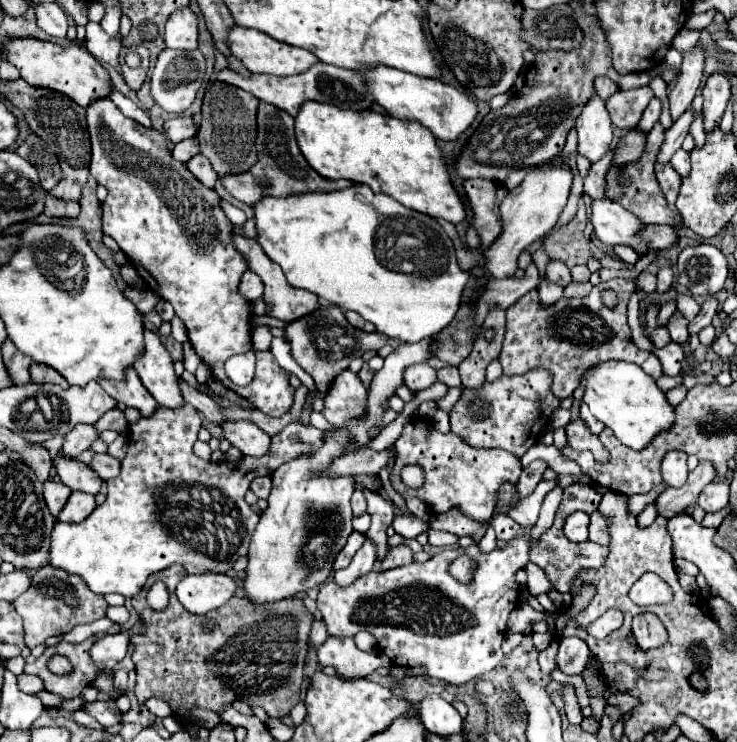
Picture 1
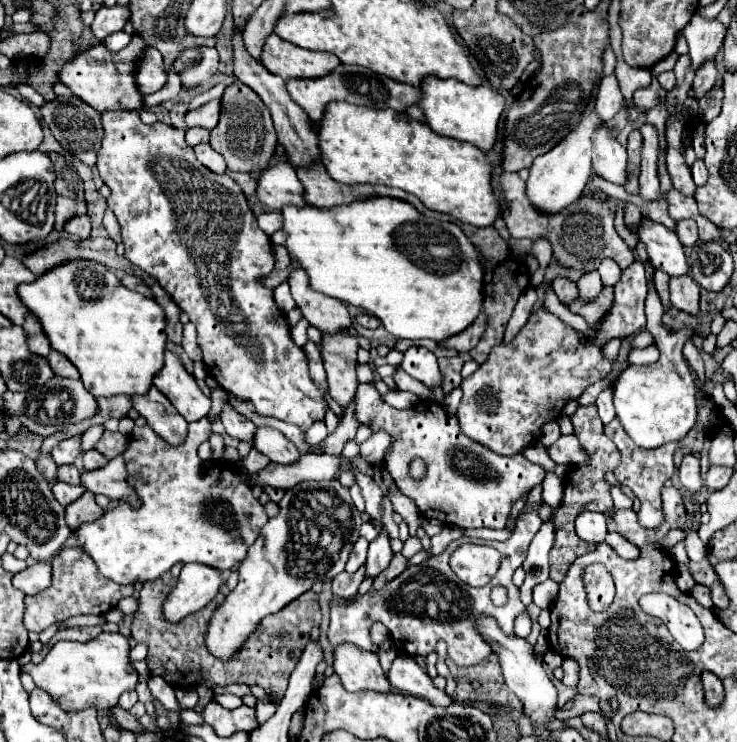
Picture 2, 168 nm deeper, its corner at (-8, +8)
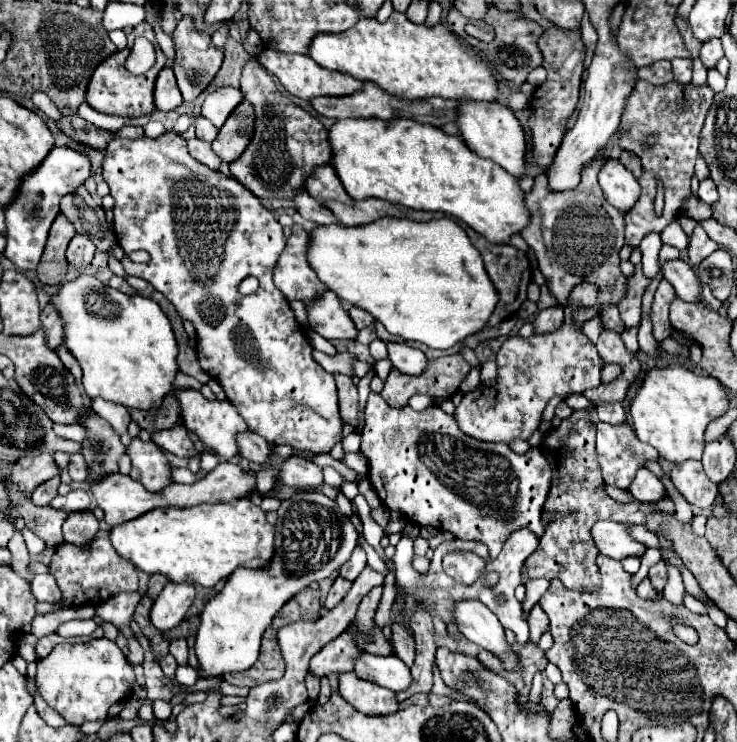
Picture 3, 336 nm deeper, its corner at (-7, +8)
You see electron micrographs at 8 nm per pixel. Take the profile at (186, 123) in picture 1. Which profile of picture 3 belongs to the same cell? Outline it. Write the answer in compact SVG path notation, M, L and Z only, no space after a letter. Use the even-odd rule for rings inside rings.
M219 88L203 102L201 116L209 118L217 128L221 128L239 102L243 102L243 94L237 88Z

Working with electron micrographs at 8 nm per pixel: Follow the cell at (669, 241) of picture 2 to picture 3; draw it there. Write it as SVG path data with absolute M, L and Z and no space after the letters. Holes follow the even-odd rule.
M681 258L673 262L665 262L663 276L673 284L677 296L685 302L701 302L701 282L697 280L691 264Z

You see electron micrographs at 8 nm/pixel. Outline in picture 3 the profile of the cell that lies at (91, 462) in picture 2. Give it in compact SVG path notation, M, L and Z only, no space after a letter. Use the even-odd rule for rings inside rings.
M79 452L69 456L67 472L69 472L71 480L75 480L75 482L83 482L83 480L87 480L87 472L89 472L89 470L87 470L87 464L85 464L85 460L83 460L83 456L81 456Z

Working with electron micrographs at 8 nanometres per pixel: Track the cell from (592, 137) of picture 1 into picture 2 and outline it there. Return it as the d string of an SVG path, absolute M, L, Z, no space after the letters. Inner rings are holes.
M600 126L594 132L592 168L614 184L624 184L626 180L626 148L616 140L608 126Z

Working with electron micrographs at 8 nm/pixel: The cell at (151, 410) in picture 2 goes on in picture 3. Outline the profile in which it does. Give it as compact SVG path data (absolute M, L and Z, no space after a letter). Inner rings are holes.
M177 424L177 426L169 428L169 430L155 432L155 434L151 436L151 440L153 440L159 448L163 448L163 450L167 450L167 452L179 456L179 458L193 458L193 456L199 456L199 454L201 454L201 452L193 446L193 442L189 440L187 430L185 430L183 424Z

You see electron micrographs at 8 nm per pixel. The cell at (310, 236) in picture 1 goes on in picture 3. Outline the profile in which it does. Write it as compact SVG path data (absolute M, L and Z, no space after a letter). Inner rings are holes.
M381 218L365 226L319 226L311 234L309 264L319 280L329 286L341 300L365 308L379 320L387 332L407 342L421 342L429 348L451 348L467 336L479 332L491 318L499 294L491 284L483 260L467 240L467 234L453 220L413 222L409 218Z

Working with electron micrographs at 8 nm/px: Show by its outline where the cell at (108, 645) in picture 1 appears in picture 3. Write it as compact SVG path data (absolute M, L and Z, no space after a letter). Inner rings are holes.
M107 638L89 640L85 644L59 644L43 660L37 660L37 684L43 700L59 712L69 724L87 720L105 720L111 704L127 700L133 692L133 666L127 662L119 646Z

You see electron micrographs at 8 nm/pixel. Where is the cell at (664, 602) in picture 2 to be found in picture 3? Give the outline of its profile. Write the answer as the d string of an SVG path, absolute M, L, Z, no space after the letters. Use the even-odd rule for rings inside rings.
M675 624L673 626L673 632L675 632L675 636L677 638L681 638L683 642L687 642L687 644L695 644L697 642L697 632L695 632L695 628L691 628L691 626L683 626L683 624Z

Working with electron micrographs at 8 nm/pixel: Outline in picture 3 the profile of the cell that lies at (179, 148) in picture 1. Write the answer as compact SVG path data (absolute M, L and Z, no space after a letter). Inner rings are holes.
M199 116L197 120L195 120L195 128L197 128L197 138L201 138L201 140L205 140L205 142L213 142L215 138L217 138L217 132L219 132L219 128L215 128L207 118L203 118L203 116Z

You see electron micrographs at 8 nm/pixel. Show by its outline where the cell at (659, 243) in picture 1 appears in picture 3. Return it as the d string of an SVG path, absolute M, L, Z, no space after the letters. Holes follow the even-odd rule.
M697 226L693 236L691 236L691 240L689 240L689 264L699 266L715 250L719 250L719 244L715 244L707 236L707 232L701 226Z

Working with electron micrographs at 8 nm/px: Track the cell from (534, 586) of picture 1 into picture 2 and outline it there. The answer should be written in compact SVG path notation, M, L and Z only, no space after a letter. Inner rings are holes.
M550 578L546 582L540 582L538 586L534 586L534 604L540 608L550 608L554 598L558 596L558 582L552 582Z

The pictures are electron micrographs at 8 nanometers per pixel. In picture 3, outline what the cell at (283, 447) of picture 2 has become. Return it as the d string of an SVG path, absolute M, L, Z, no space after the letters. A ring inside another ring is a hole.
M289 456L279 470L279 476L285 486L295 490L317 490L323 486L323 470L309 460Z

